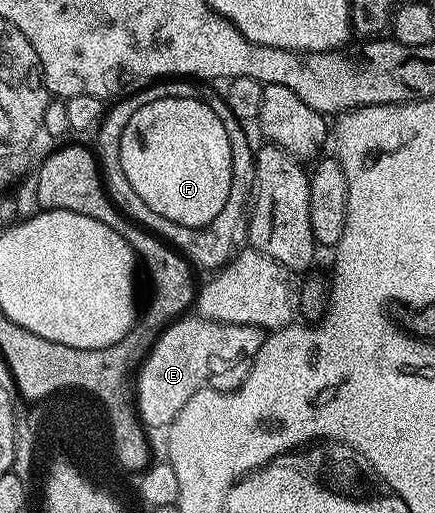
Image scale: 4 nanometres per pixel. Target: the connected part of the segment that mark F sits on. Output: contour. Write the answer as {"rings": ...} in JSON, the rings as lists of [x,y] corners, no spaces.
{"rings":[[[164,98],[144,107],[135,105],[132,110],[130,119],[122,126],[116,157],[124,168],[124,176],[128,176],[128,184],[132,184],[136,191],[136,196],[140,196],[140,200],[144,200],[152,212],[176,224],[202,226],[214,220],[228,199],[232,159],[228,136],[218,132],[221,131],[220,119],[209,108],[207,101],[201,98]]]}

